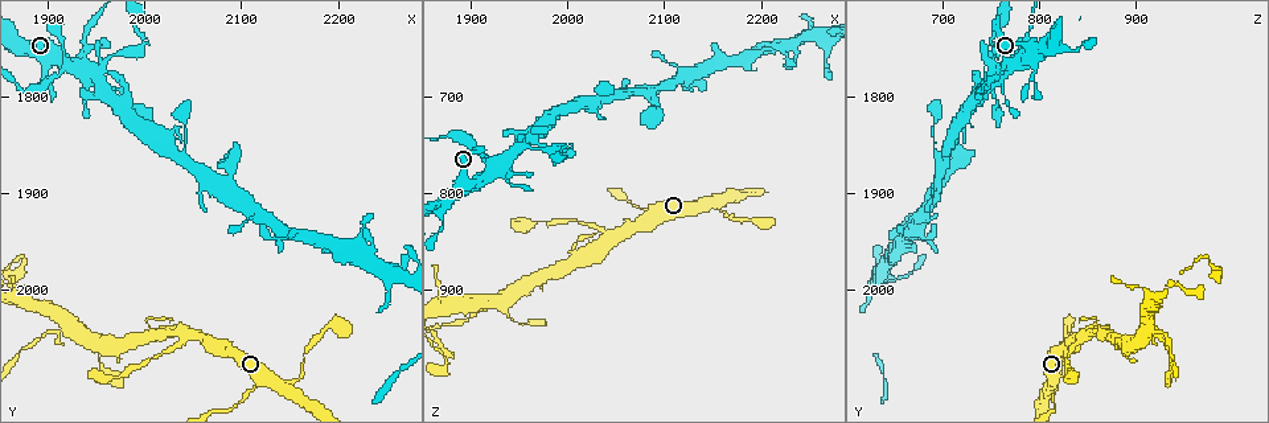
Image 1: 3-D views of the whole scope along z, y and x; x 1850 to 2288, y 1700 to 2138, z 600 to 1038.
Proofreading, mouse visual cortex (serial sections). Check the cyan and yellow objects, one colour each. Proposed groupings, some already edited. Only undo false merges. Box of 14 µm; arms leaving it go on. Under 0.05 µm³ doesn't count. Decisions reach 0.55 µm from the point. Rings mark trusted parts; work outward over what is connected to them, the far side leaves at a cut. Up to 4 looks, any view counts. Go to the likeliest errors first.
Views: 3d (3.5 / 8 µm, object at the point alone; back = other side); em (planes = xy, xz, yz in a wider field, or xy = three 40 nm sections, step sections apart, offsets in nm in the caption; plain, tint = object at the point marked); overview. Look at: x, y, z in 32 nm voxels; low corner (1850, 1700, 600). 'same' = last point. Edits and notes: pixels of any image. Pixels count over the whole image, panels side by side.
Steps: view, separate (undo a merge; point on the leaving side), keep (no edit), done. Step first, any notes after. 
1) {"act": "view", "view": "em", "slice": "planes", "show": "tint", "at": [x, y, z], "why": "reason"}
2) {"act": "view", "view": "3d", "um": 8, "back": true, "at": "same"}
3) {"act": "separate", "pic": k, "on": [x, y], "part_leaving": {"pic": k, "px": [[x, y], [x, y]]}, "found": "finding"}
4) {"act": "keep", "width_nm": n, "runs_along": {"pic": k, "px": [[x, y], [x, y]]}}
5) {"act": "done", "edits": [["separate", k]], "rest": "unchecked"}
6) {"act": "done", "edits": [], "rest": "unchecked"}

{"act": "view", "view": "3d", "um": 3.5, "at": [1895, 1765, 795]}

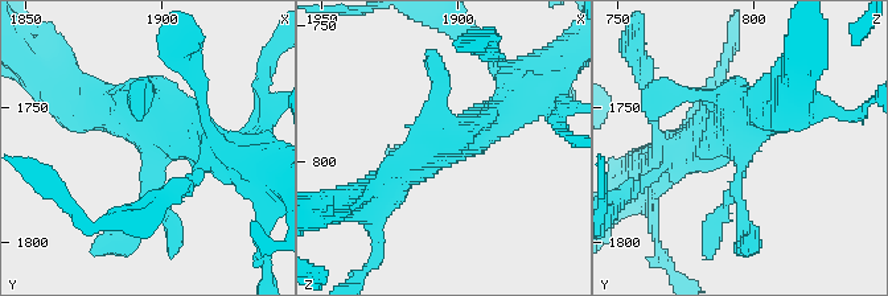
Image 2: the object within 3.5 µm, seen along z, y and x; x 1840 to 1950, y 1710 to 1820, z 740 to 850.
{"act": "keep", "runs_along": {"pic": 2, "px": [[142, 95], [165, 124], [126, 238]]}, "found": "one cell here"}

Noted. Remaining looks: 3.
{"act": "view", "view": "3d", "um": 3.5, "at": [1925, 2035, 915], "why": "small branch off a trunk"}

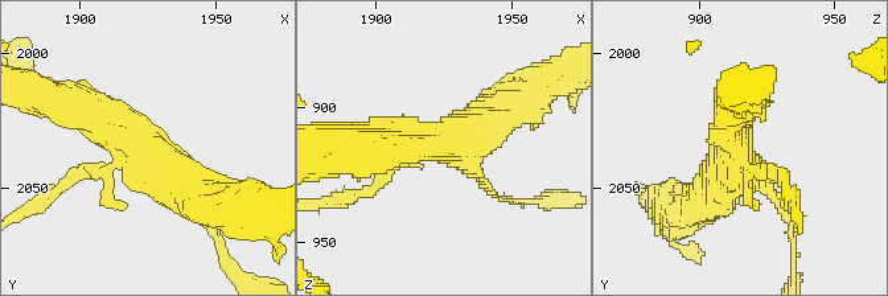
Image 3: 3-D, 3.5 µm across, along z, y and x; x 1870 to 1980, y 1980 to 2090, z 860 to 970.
{"act": "view", "view": "em", "slice": "xy", "step": 1, "show": "tint", "at": [1923, 2036, 913]}

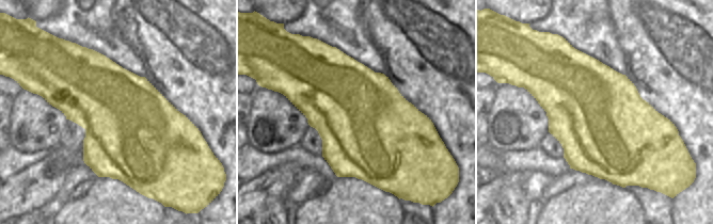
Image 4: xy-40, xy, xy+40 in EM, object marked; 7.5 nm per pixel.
{"act": "keep", "width_nm": 700, "runs_along": {"pic": 3, "px": [[226, 209], [93, 111]]}, "found": "one cell here"}

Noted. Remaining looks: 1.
{"act": "done", "edits": [], "rest": "unchecked"}

